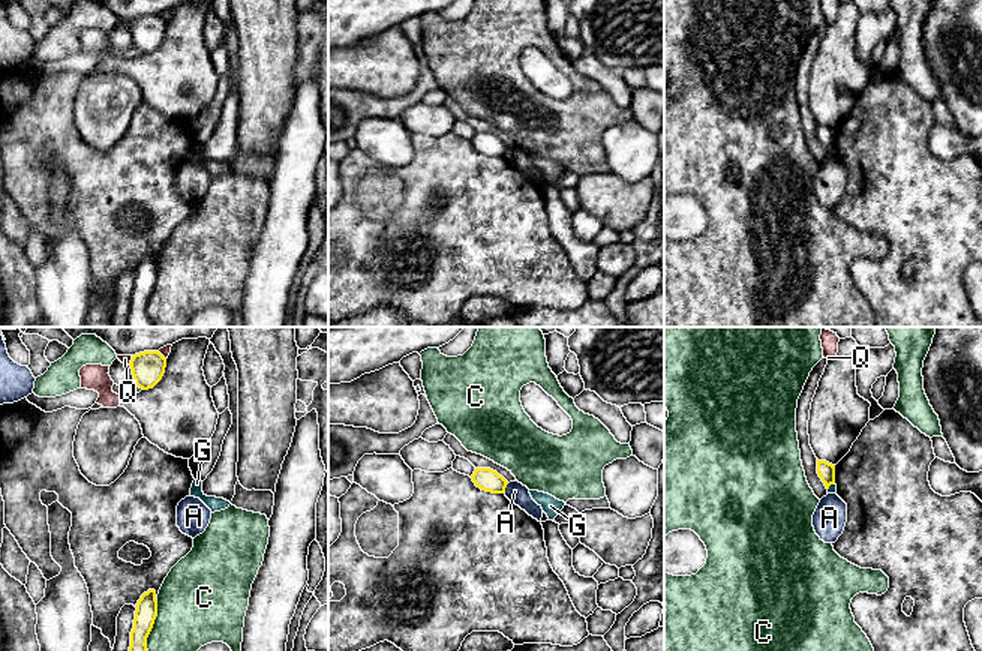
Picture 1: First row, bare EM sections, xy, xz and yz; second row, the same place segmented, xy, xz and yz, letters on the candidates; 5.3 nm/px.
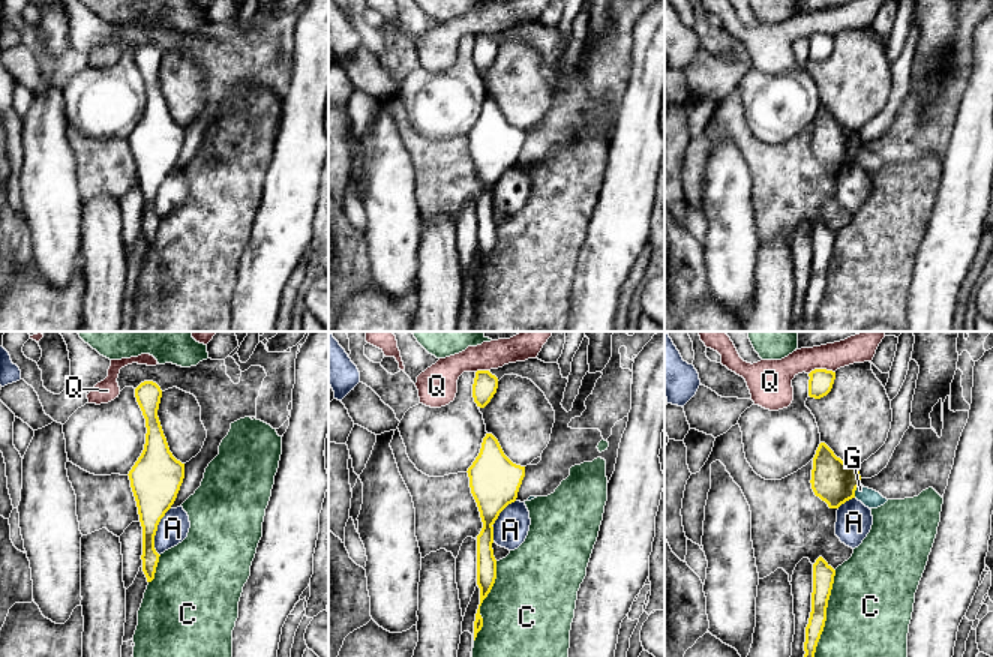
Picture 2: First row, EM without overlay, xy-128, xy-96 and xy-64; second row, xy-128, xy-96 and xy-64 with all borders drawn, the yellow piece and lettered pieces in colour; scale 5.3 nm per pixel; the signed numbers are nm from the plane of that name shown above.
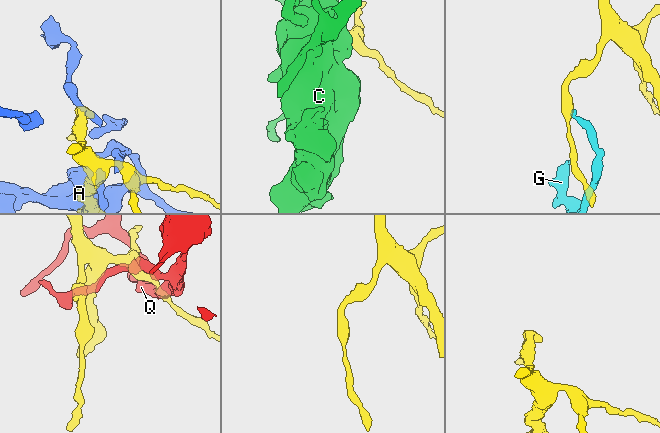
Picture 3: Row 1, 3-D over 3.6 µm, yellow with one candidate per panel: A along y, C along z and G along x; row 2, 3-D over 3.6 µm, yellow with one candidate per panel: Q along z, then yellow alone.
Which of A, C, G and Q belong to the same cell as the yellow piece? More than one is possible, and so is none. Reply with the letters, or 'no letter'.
no letter

